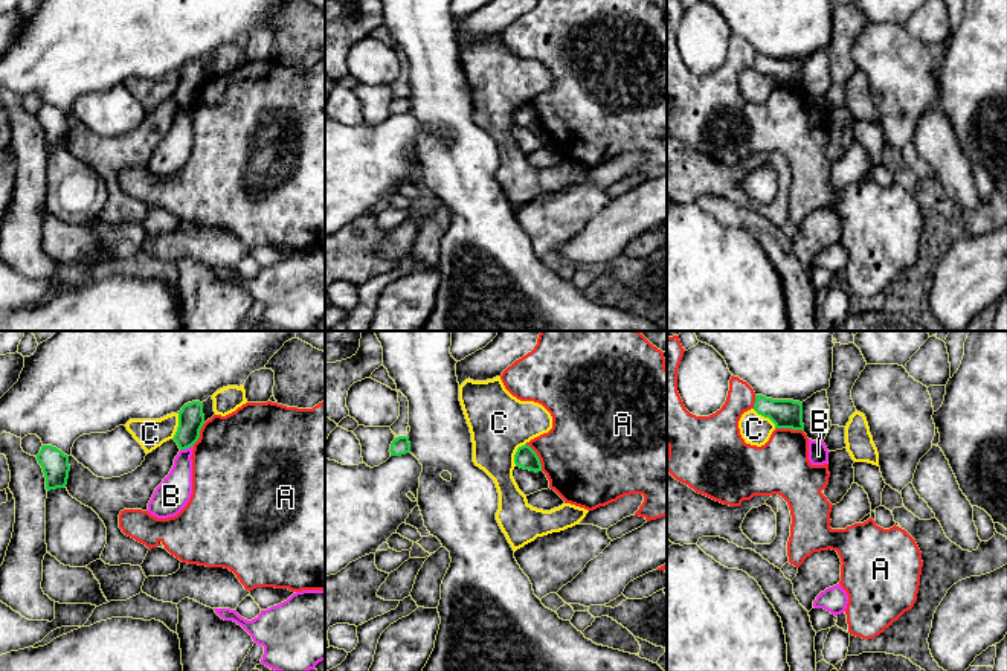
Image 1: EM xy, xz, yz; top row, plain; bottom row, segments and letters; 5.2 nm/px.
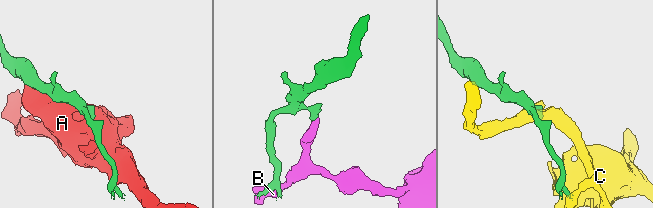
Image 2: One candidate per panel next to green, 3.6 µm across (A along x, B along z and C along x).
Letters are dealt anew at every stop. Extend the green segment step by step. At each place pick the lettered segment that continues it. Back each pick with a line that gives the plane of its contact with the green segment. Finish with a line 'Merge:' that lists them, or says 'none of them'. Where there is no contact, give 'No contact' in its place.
Merge: none of them

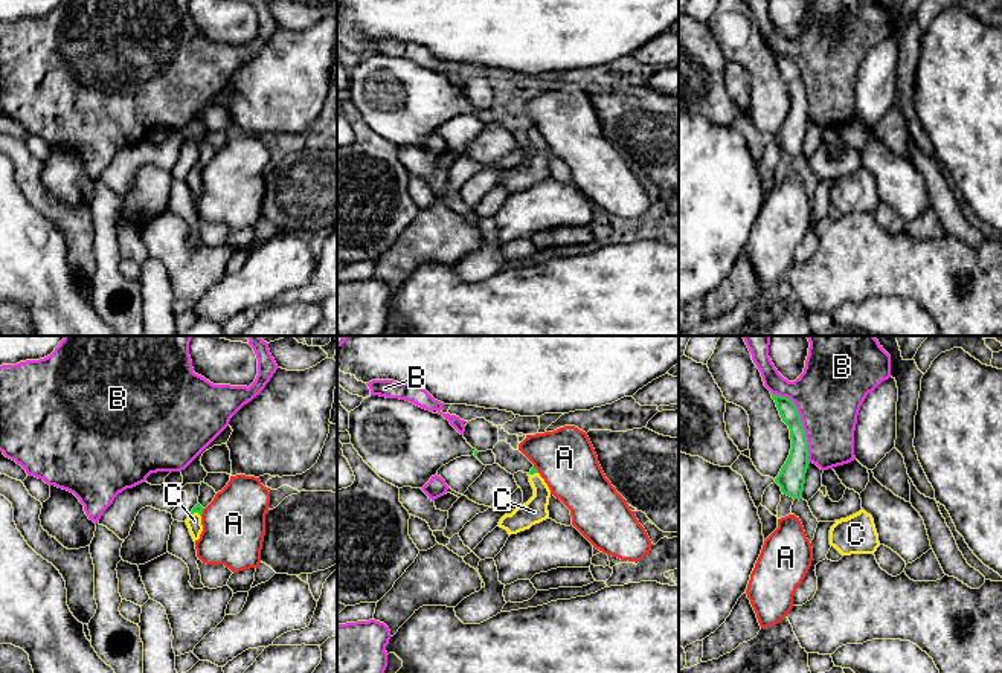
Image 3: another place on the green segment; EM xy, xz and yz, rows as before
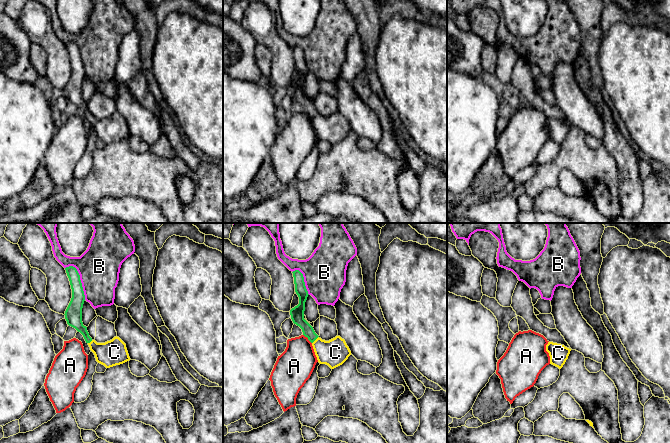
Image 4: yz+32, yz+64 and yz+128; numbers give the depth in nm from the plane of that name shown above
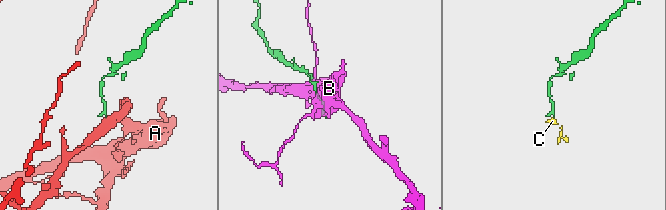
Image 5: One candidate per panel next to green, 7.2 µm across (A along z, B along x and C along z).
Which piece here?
C: Touches green in xy
Merge: C

